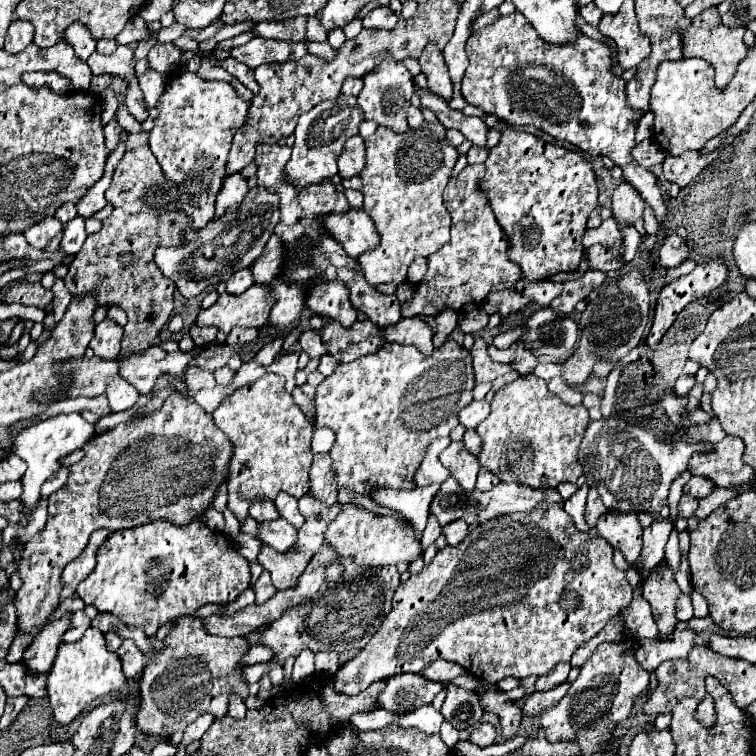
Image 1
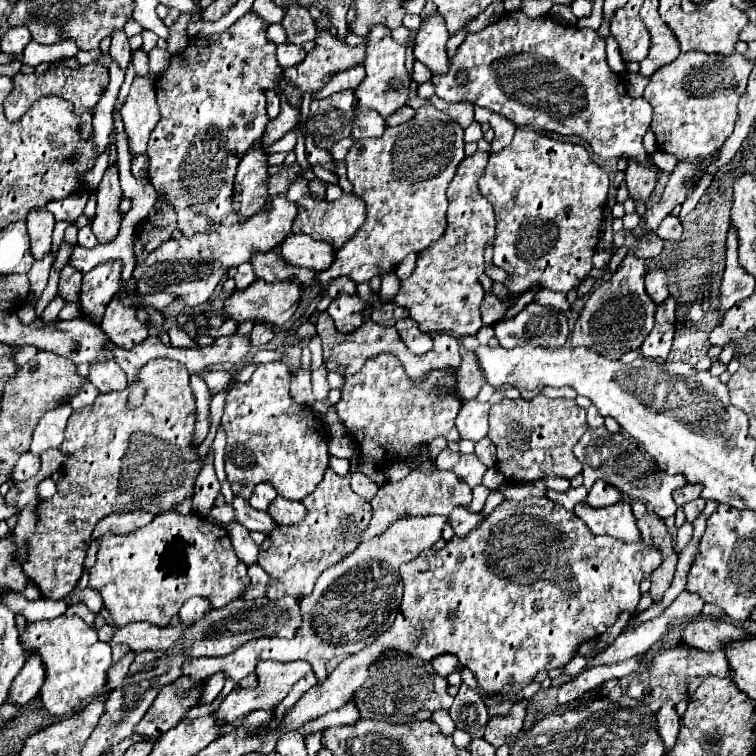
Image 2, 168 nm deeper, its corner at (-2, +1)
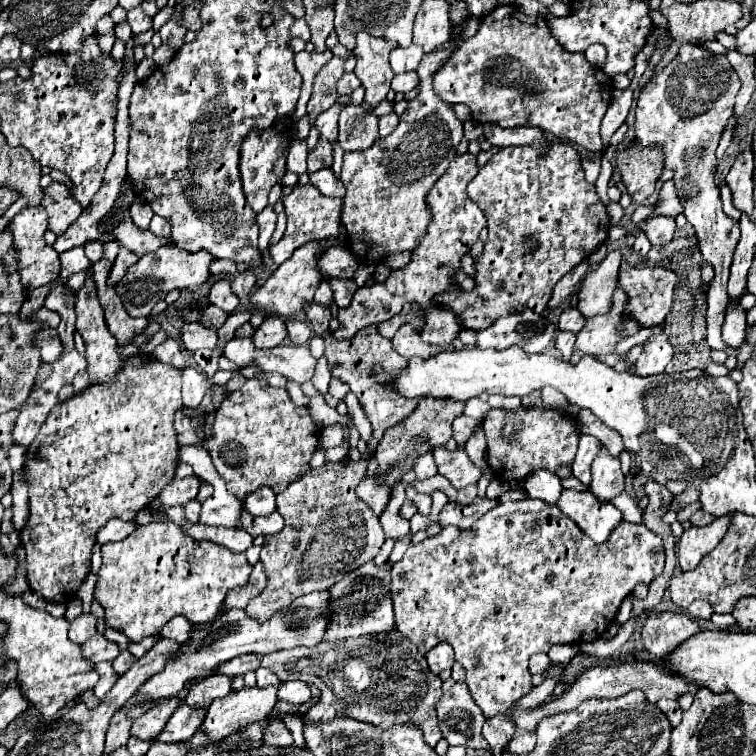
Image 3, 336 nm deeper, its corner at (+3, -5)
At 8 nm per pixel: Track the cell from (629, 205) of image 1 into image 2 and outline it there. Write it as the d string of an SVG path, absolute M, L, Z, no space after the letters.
M631 161L625 169L625 183L627 183L627 189L629 189L629 197L633 201L645 203L655 189L657 169L653 165L643 167L643 165Z

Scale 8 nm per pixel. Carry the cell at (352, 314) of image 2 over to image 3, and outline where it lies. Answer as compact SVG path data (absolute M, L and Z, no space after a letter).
M470 153L456 155L456 159L450 163L450 169L446 169L440 181L434 183L434 187L426 195L426 203L430 203L430 213L432 213L430 229L426 231L418 247L412 251L410 263L404 269L390 271L390 277L384 283L374 283L372 287L362 287L354 293L350 307L340 309L338 313L340 327L334 331L336 339L350 339L366 325L382 323L392 315L398 315L406 301L426 307L426 327L420 333L426 343L444 347L456 339L456 333L460 331L460 323L456 315L450 309L436 305L434 297L456 287L452 275L460 269L460 259L478 241L482 227L486 227L486 217L482 209L466 193L466 185L468 181L474 179L476 173L478 173L478 165L474 155Z

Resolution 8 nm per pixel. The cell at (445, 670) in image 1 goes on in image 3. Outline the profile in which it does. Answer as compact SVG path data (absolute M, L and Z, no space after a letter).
M444 641L440 645L436 645L434 649L430 649L426 653L426 661L428 661L428 669L434 675L440 675L444 669L450 669L454 665L454 651L450 649L450 645Z

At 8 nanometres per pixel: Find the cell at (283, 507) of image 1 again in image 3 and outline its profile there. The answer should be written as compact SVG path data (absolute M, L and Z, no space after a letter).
M242 509L242 521L238 521L238 529L244 529L252 537L274 535L282 527L284 527L284 519L276 511L272 515L266 515L266 517L256 517L252 513L246 513L246 509Z

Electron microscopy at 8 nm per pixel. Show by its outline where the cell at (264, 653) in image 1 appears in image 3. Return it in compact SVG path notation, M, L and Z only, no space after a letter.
M182 705L172 713L172 717L168 719L166 727L162 729L160 737L156 737L156 741L164 741L164 743L190 741L200 725L202 725L202 713L200 711L196 713L188 705Z

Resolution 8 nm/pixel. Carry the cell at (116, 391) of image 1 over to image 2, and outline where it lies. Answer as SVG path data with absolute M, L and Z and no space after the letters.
M113 359L91 363L89 379L99 389L99 393L121 393L127 389L127 379Z

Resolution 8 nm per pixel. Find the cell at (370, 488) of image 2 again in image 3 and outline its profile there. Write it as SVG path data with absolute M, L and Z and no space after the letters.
M420 399L418 407L414 409L414 413L404 419L402 423L390 427L386 431L386 435L382 437L380 445L378 445L378 473L376 477L366 477L358 489L356 495L376 513L380 515L382 509L386 509L386 501L390 499L390 489L402 481L402 477L406 475L408 469L412 469L412 465L416 463L416 457L422 457L426 453L430 453L434 447L444 445L450 437L452 437L452 421L456 417L460 417L464 411L464 403L456 403L450 399Z

